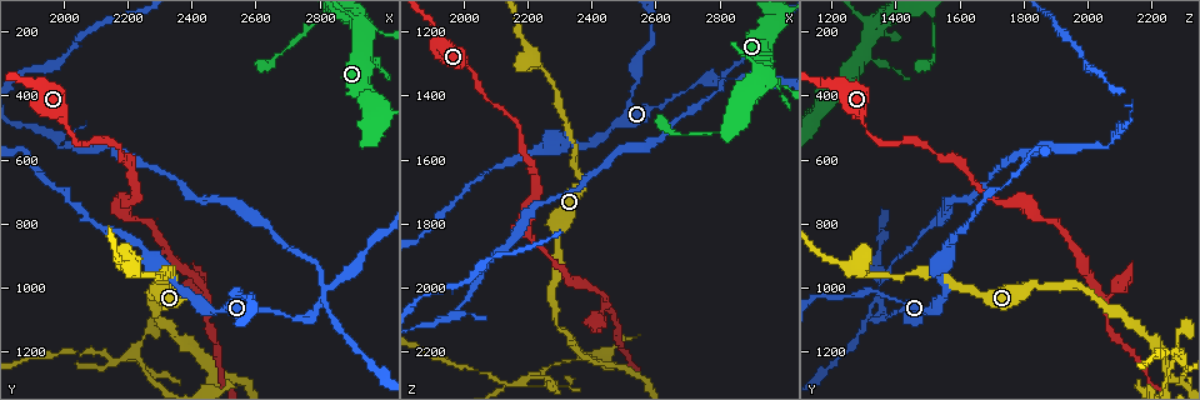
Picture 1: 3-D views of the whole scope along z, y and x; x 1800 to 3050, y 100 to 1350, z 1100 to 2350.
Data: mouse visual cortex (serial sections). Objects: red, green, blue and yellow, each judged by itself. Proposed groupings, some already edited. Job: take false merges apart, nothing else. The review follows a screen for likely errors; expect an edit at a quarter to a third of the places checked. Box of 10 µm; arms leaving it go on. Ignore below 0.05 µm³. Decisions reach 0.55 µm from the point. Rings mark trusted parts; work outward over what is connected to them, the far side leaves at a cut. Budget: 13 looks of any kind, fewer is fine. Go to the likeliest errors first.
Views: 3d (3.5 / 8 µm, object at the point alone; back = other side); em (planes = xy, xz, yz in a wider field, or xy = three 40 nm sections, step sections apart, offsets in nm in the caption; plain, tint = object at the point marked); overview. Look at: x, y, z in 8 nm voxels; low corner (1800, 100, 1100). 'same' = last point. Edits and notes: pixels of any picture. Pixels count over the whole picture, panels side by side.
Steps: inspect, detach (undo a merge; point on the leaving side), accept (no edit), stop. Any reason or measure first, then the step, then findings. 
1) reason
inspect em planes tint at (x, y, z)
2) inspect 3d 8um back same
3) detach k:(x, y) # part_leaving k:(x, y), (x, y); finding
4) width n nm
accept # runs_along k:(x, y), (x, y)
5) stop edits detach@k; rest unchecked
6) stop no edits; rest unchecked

calibre changes
inspect 3d 3.5um back at (2800, 1010, 1350)

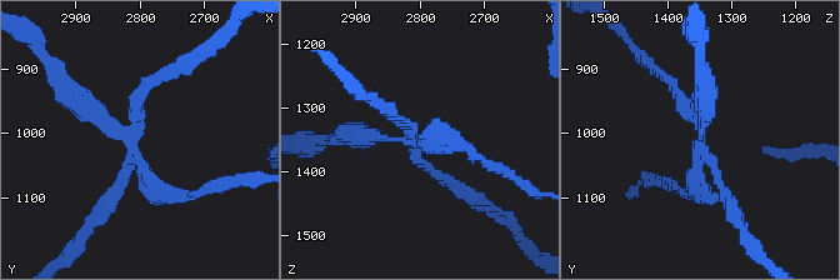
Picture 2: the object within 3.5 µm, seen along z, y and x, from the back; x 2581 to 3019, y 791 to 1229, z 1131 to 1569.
arms 4; arm_widths 150, 200, 200, 250 nm
inspect em xy step 3 tint at (2810, 1010, 1345)

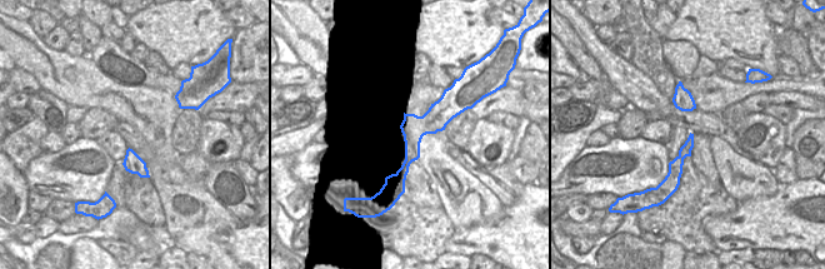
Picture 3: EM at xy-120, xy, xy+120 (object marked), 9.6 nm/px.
inspect em planes tint same

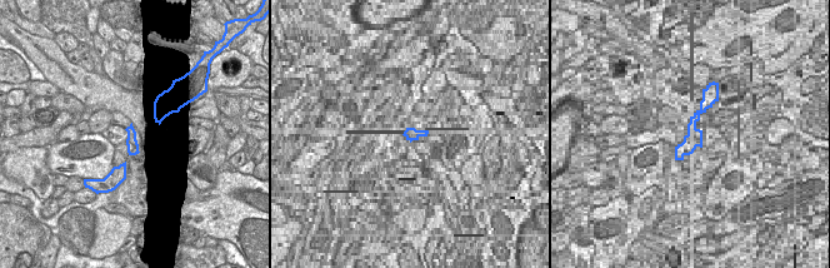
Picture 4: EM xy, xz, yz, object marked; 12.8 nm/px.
detach 2:(138, 94) # part_leaving 2:(136, 158), (136, 100), (171, 70); a second cell is stuck on

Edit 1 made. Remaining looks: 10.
branch point
inspect 3d 3.5um back at (2440, 1250, 2240)

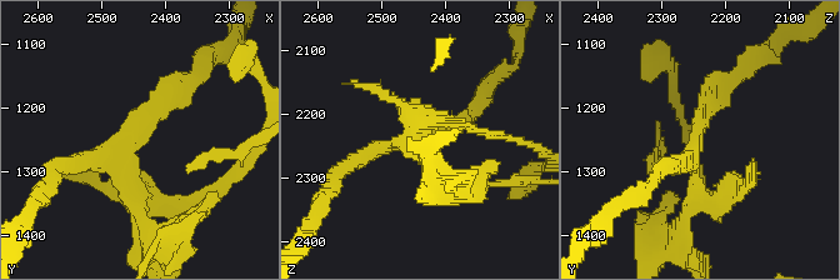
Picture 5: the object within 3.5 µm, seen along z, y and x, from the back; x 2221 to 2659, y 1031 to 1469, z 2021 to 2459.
arms 3; arm_widths 200, 200, 200 nm; now the EM
inspect em planes tint at (2455, 1245, 2240)

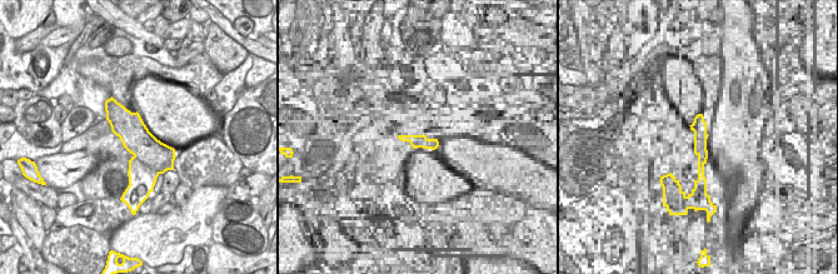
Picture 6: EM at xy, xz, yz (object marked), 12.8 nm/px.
detach 5:(108, 188) # part_leaving 5:(125, 158), (136, 200), (201, 196); two cells meet here

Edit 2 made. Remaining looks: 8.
see it whole again
inspect overview

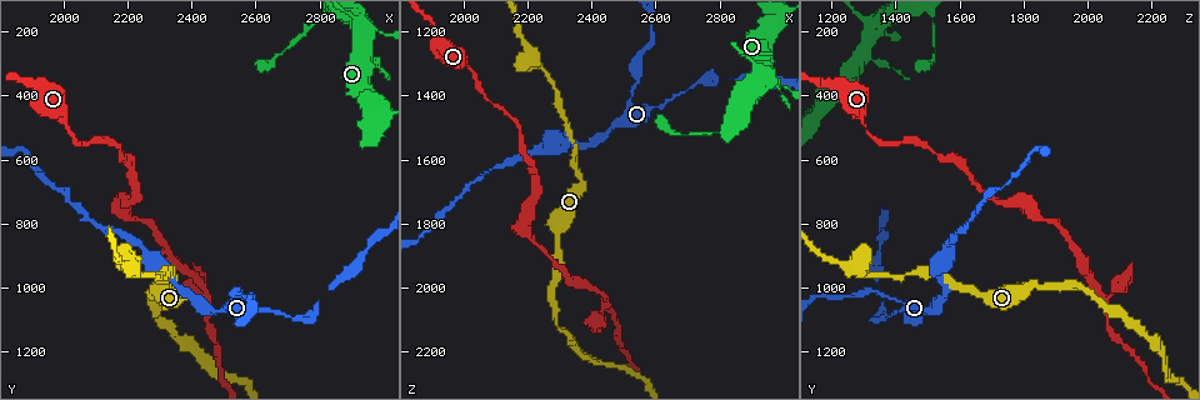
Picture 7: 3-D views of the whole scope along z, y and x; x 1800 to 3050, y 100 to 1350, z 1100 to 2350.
four arms meet
inspect 3d 3.5um at (2950, 190, 1340)

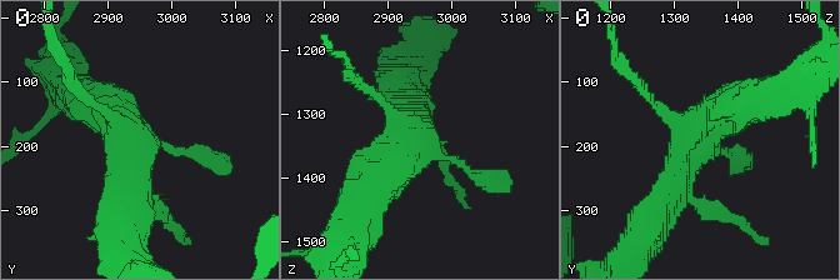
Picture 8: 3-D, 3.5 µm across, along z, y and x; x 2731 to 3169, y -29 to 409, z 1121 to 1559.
arms 4; arm_widths 150, 150, 350, 500 nm
inspect em xy step 2 tint at (2950, 190, 1335)

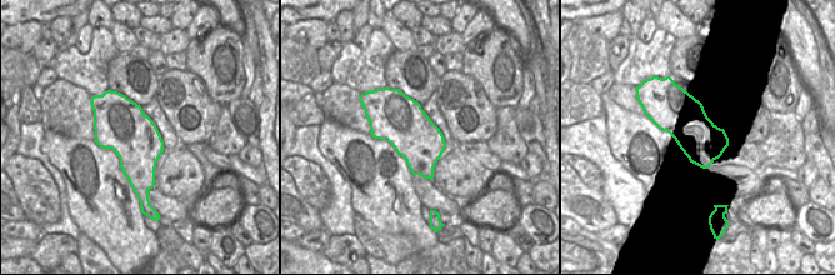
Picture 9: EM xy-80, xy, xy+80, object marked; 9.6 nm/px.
inspect em planes tint same

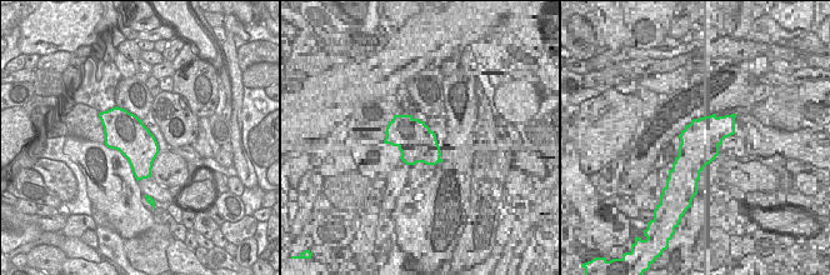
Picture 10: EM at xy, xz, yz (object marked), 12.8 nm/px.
width 500 nm
accept # runs_along 8:(656, 210), (698, 141), (749, 99); one cell here

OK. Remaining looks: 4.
inspect 3d 3.5um at (2780, 190, 1510)

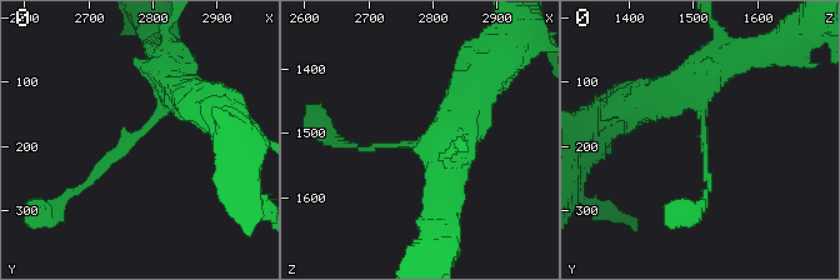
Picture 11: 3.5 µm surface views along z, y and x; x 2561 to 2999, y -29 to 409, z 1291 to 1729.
arm_widths 100, 500 nm
inspect em xy step 5 tint at (2785, 180, 1515)

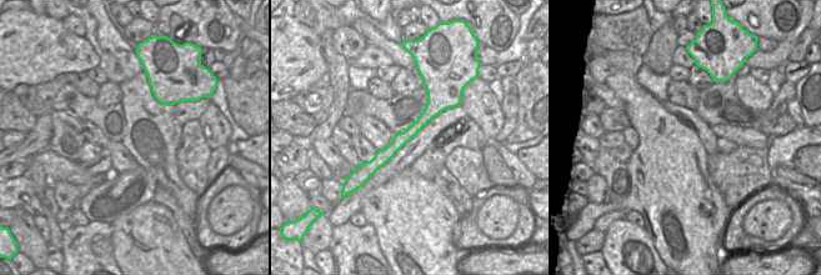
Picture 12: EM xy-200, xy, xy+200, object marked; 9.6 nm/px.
accept # runs_along 11:(186, 88), (75, 191); one cell here

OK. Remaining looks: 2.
stop edits detach@2, detach@5; rest unchecked

